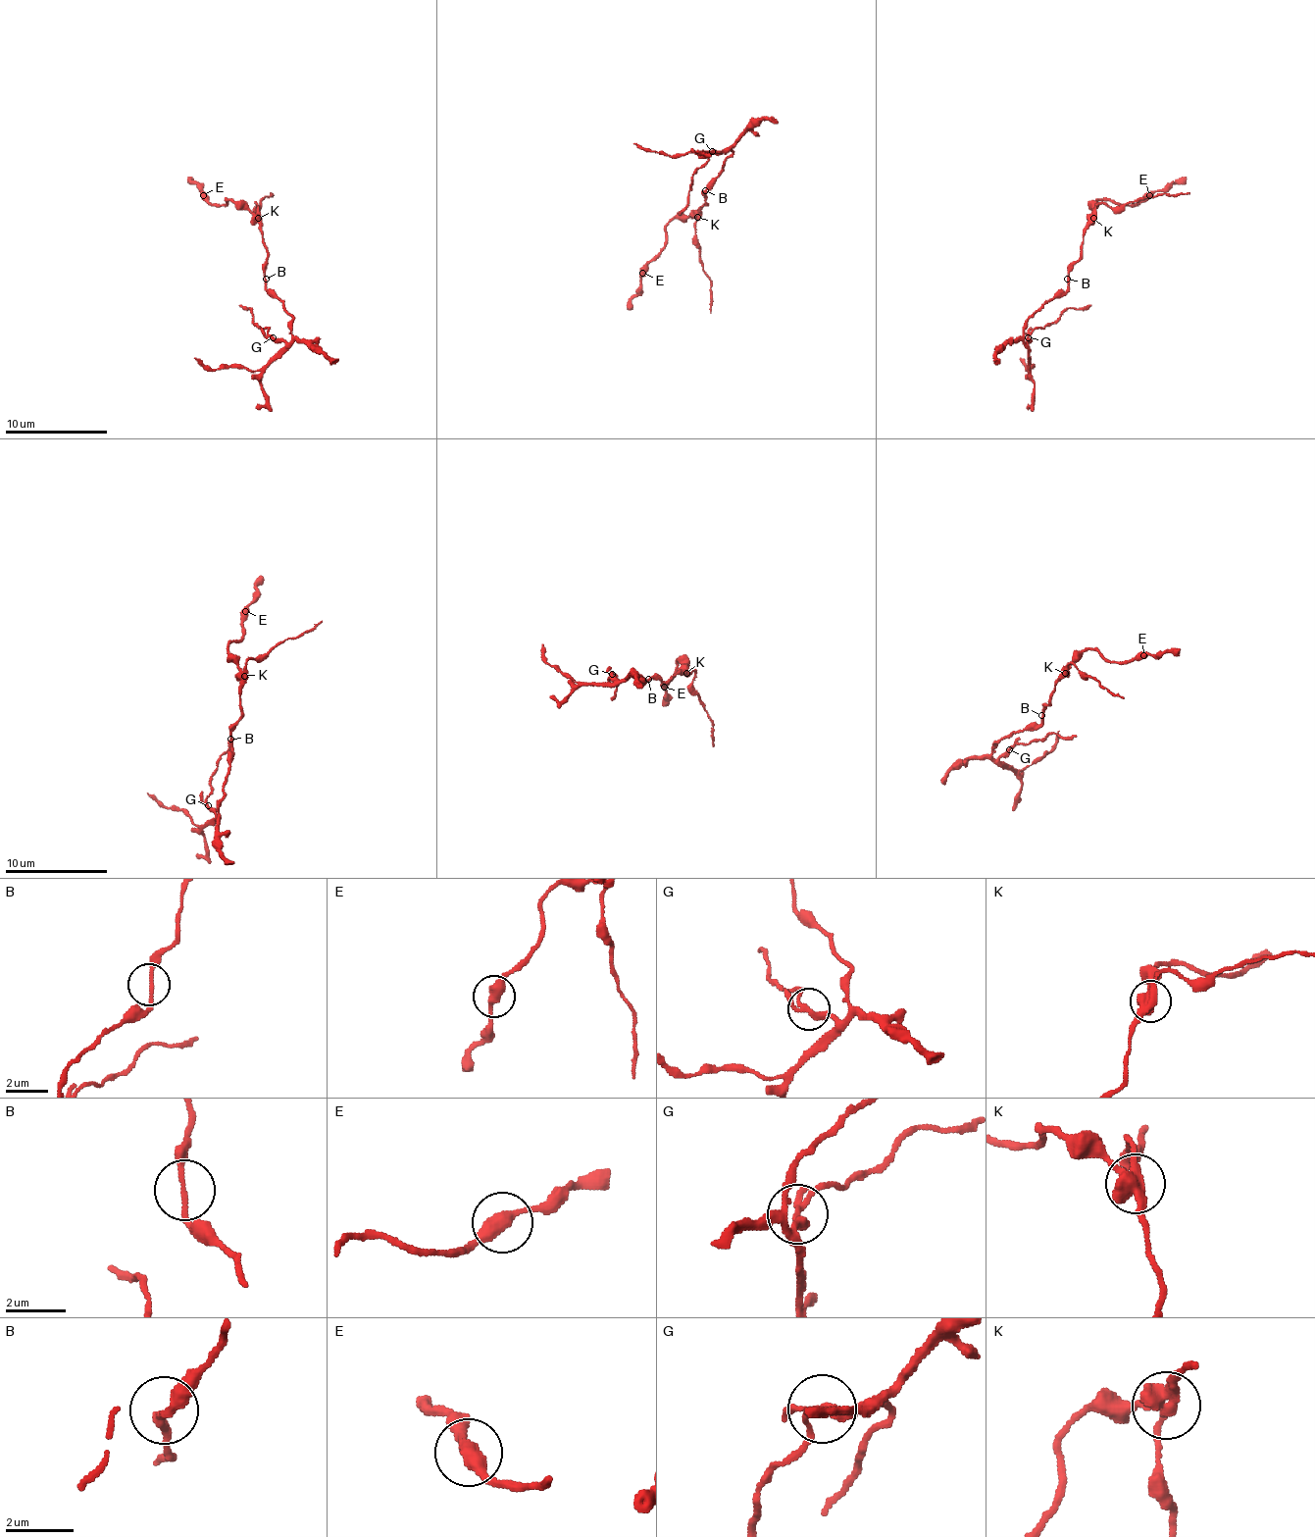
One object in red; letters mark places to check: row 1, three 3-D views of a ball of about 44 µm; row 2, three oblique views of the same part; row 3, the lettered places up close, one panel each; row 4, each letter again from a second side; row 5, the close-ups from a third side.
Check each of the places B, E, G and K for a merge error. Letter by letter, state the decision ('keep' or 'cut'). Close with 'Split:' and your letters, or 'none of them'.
B: keep
E: keep
G: cut
K: cut
Split: G, K

